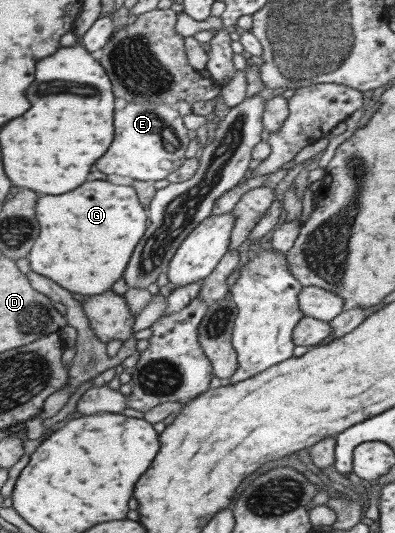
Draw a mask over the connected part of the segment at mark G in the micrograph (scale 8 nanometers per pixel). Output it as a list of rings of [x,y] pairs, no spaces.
[[[105,180],[83,182],[69,194],[37,198],[35,206],[41,232],[27,254],[30,270],[67,292],[85,296],[109,290],[122,276],[148,222],[146,209],[131,185],[113,185]]]

